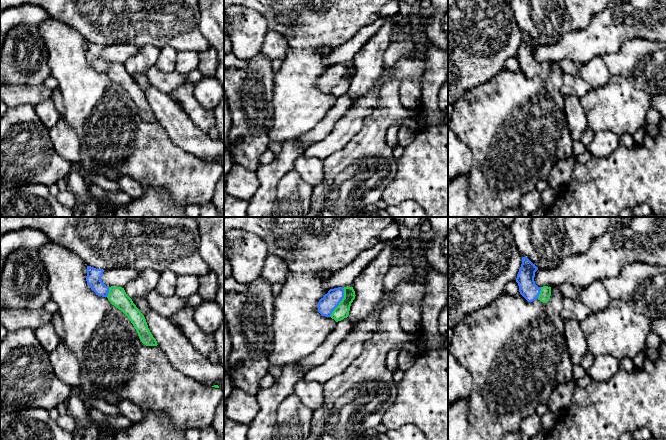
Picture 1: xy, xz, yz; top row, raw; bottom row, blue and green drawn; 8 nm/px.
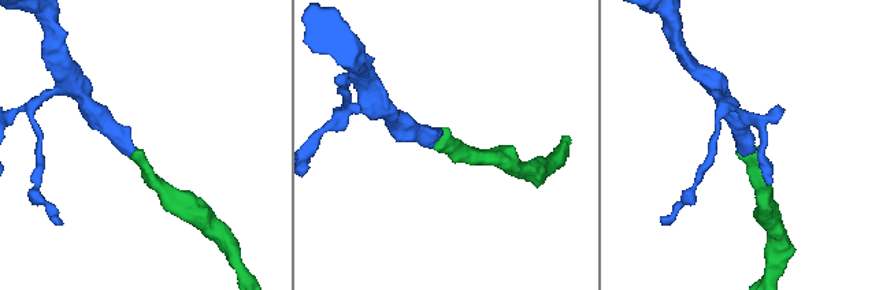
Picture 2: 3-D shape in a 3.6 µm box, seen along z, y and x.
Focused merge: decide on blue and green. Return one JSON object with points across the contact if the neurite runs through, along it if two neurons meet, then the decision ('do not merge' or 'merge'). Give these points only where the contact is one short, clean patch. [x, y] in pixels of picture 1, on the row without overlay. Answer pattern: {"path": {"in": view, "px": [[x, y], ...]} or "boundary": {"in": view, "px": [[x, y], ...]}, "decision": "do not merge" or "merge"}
{"path": {"in": "xz", "px": [[326, 81], [332, 81], [340, 77], [340, 84], [342, 86]]}, "decision": "merge"}

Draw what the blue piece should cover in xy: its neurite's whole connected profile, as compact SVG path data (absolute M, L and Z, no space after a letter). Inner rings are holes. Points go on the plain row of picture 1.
M87 42L86 57L89 63L99 72L107 73L112 81L121 86L131 97L138 112L146 122L157 122L157 117L151 110L144 91L139 87L132 75L122 63L108 63L101 53L104 46Z

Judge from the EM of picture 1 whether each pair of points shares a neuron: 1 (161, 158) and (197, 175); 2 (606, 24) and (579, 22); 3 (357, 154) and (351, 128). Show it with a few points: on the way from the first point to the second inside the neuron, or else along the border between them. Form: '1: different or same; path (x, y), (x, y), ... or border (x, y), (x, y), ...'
1: same; path (170, 167), (183, 175), (188, 175)
2: different; border (603, 10), (585, 28), (572, 31)
3: different; border (367, 117), (362, 127), (336, 152)

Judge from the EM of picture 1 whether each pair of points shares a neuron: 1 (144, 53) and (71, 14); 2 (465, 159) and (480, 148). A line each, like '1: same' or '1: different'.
1: different
2: different

